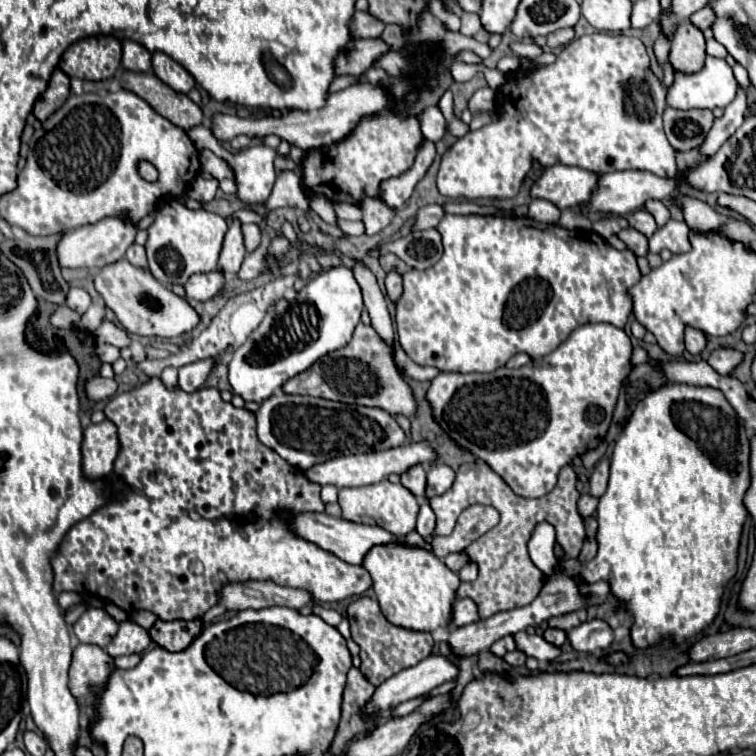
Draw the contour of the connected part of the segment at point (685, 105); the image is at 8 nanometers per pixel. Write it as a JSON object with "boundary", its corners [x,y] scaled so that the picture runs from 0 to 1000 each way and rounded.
{"boundary":[[[935,75],[933,89],[922,97],[903,99],[893,97],[893,110],[890,115],[882,118],[882,139],[893,144],[946,144],[946,142],[962,142],[972,131],[975,120],[975,107],[970,102],[967,89],[962,86],[959,78],[946,78]]]}

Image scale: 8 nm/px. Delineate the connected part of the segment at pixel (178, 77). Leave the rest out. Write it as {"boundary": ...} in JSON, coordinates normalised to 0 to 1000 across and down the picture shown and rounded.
{"boundary":[[[202,70],[202,97],[234,123],[250,123],[258,115],[258,104],[234,81],[218,70]]]}

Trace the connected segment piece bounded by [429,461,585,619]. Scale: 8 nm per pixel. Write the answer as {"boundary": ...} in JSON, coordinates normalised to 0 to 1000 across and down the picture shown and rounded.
{"boundary":[[[626,610],[615,612],[607,618],[602,626],[602,639],[597,642],[594,649],[586,655],[570,660],[570,671],[578,681],[578,697],[575,705],[581,708],[597,708],[602,689],[612,673],[620,668],[636,665],[636,668],[649,668],[663,679],[663,689],[657,697],[636,708],[631,716],[626,716],[620,724],[612,726],[612,731],[626,742],[634,753],[634,763],[623,771],[610,771],[604,779],[604,792],[626,792],[634,808],[634,819],[644,819],[660,808],[673,808],[681,803],[700,800],[716,782],[721,771],[721,761],[702,745],[697,718],[702,713],[702,705],[708,694],[713,692],[729,692],[737,705],[737,718],[742,721],[747,737],[745,739],[763,739],[769,731],[769,724],[774,718],[774,697],[771,697],[771,684],[763,679],[763,663],[769,652],[761,644],[763,628],[755,615],[745,618],[739,626],[739,636],[729,652],[713,660],[694,660],[681,655],[671,639],[655,623],[649,623],[642,612]]]}

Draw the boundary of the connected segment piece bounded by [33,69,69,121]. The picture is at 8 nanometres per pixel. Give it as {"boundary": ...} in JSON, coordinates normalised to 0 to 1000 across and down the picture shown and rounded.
{"boundary":[[[73,91],[67,99],[62,120],[46,134],[44,152],[52,160],[60,160],[65,152],[70,152],[86,136],[89,128],[91,128],[91,102],[83,94]]]}

